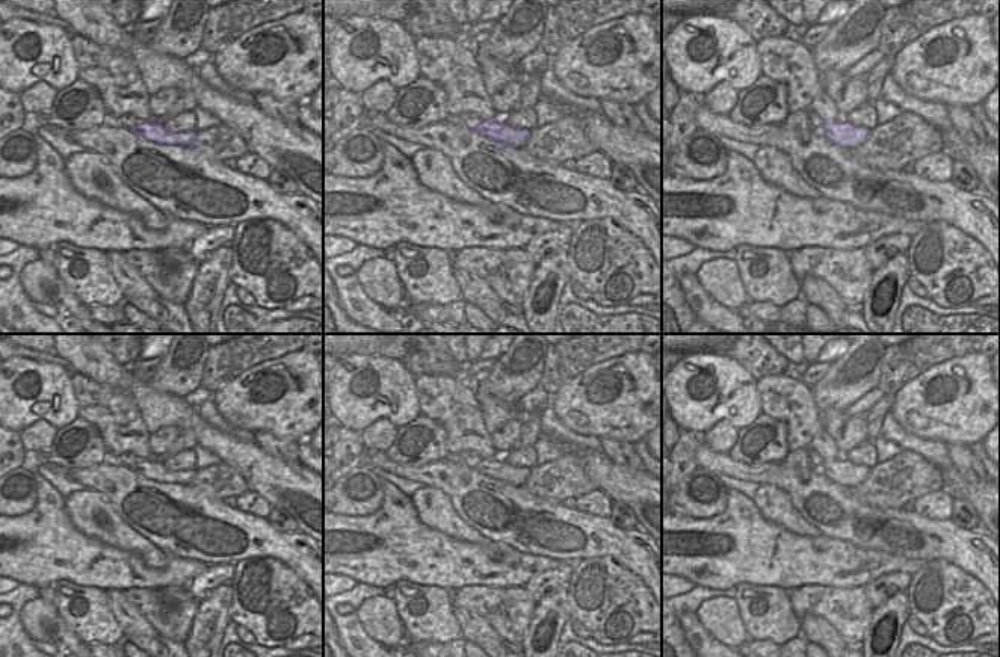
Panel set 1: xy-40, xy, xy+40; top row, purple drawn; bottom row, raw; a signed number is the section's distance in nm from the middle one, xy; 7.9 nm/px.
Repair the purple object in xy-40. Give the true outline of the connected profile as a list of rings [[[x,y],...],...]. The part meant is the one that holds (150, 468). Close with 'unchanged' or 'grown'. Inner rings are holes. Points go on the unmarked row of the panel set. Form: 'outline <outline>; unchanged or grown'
outline [[[153,458],[139,461],[136,465],[130,467],[130,470],[144,479],[169,485],[189,485],[198,471],[196,468],[190,471],[169,471],[163,467],[163,462]]]; unchanged

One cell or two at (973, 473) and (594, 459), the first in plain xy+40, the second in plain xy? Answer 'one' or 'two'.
two

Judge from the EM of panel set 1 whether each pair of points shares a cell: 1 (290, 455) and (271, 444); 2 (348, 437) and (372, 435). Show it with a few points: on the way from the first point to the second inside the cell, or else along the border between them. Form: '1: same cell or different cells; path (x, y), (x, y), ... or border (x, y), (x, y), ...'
1: same cell; path (286, 450), (275, 447)
2: different cells; border (358, 434), (364, 450)

